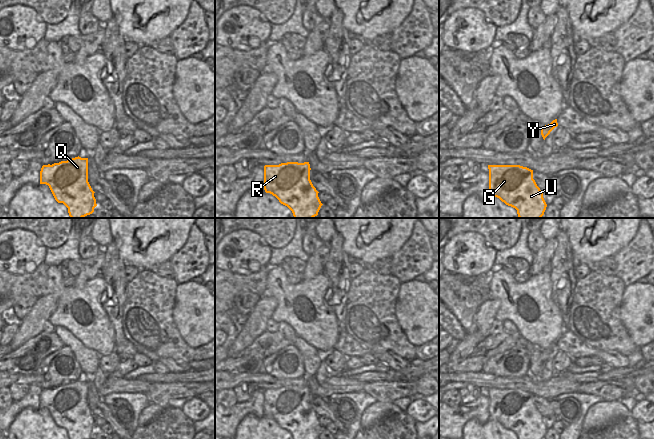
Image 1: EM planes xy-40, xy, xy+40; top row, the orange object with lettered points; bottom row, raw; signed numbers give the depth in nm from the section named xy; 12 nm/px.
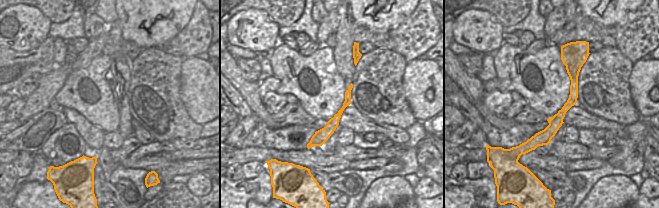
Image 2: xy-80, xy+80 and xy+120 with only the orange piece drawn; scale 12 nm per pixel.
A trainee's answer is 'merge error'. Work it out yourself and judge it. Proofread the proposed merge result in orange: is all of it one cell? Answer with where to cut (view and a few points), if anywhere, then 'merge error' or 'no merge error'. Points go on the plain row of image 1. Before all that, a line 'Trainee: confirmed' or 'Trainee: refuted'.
Trainee: refuted
no cut | no merge error

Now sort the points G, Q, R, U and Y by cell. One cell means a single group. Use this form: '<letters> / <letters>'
G Q R U Y

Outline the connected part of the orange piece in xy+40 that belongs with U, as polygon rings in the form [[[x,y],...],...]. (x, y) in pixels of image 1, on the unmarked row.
[[[488,389],[490,419],[517,434],[518,439],[544,439],[547,428],[533,403],[533,394],[520,389]]]

